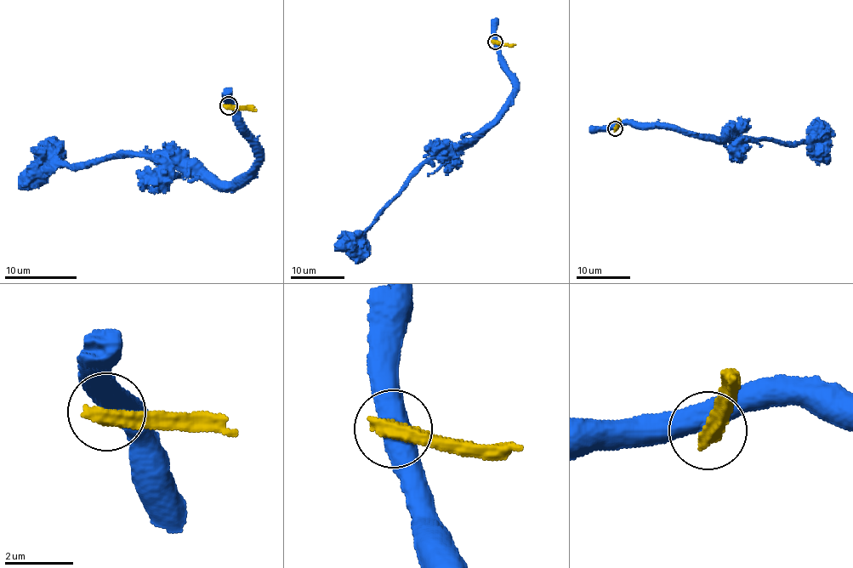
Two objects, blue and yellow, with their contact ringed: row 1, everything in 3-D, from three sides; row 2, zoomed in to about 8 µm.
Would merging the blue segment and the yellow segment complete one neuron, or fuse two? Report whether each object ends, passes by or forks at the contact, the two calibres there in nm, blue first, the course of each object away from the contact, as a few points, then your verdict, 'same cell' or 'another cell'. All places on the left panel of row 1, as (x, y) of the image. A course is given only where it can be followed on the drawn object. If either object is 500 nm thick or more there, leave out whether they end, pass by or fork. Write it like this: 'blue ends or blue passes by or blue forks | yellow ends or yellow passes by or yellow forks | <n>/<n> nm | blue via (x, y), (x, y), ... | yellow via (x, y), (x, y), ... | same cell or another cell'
550/500 nm | blue via (229, 105), (256, 156), (253, 172), (236, 182), (207, 179), (138, 156), (76, 170), (45, 168), (19, 189) | yellow via (229, 105), (253, 107), (256, 110) | another cell

